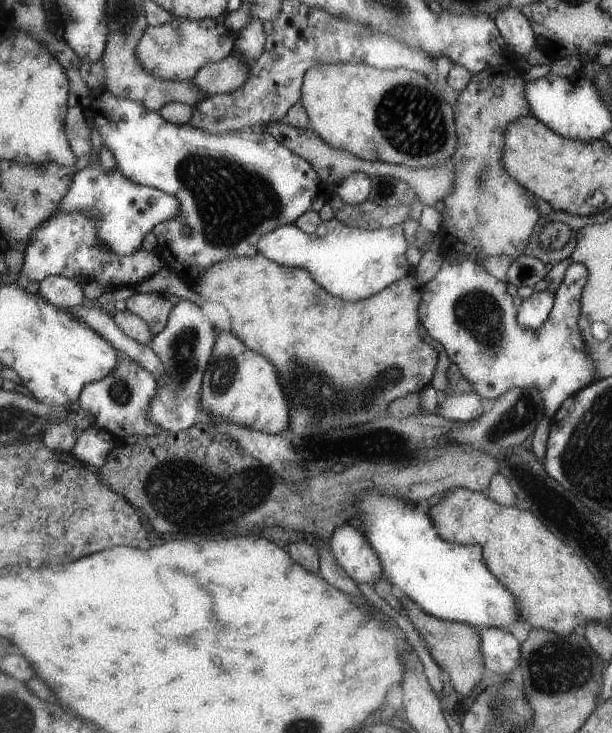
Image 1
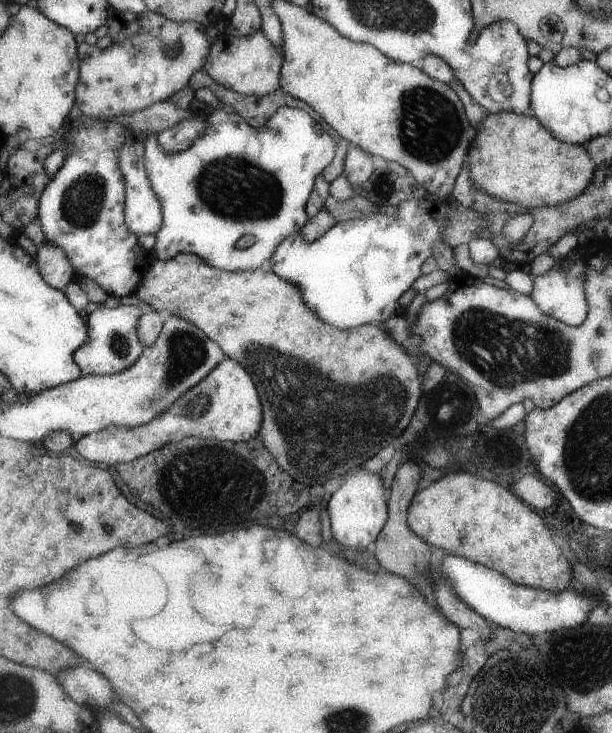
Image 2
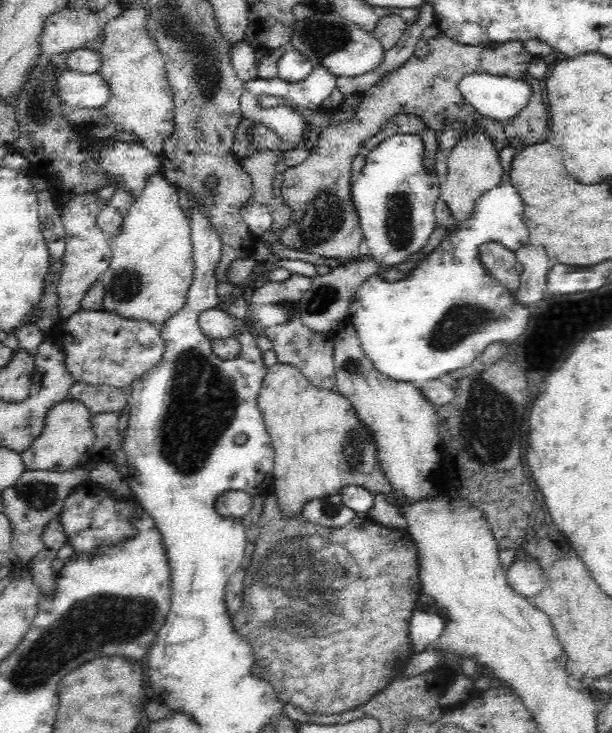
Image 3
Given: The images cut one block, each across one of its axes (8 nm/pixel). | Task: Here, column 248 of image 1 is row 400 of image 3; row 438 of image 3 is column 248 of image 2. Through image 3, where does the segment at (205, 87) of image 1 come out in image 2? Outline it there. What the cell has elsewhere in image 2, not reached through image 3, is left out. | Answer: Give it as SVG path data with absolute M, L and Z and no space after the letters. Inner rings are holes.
M257 29L246 37L231 37L227 34L215 37L201 70L225 88L246 95L265 96L279 88L283 64L283 49L270 43L264 32Z

